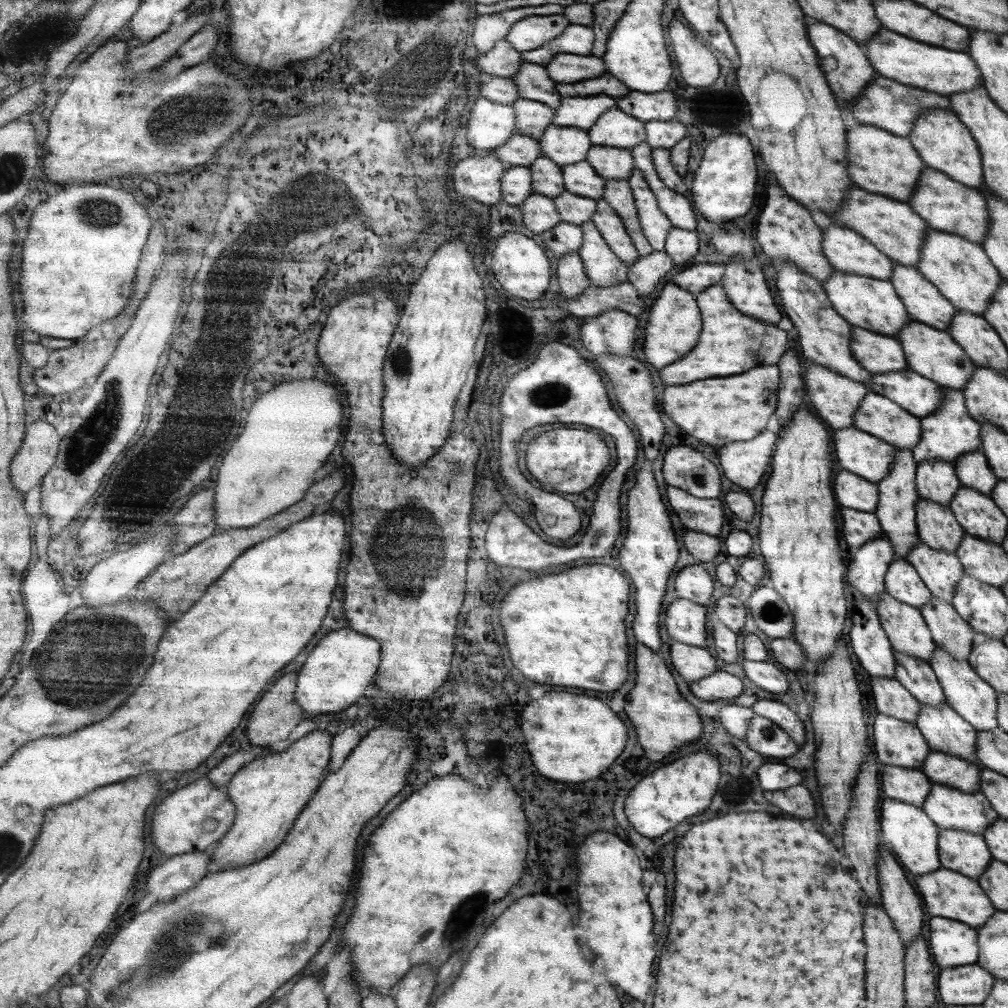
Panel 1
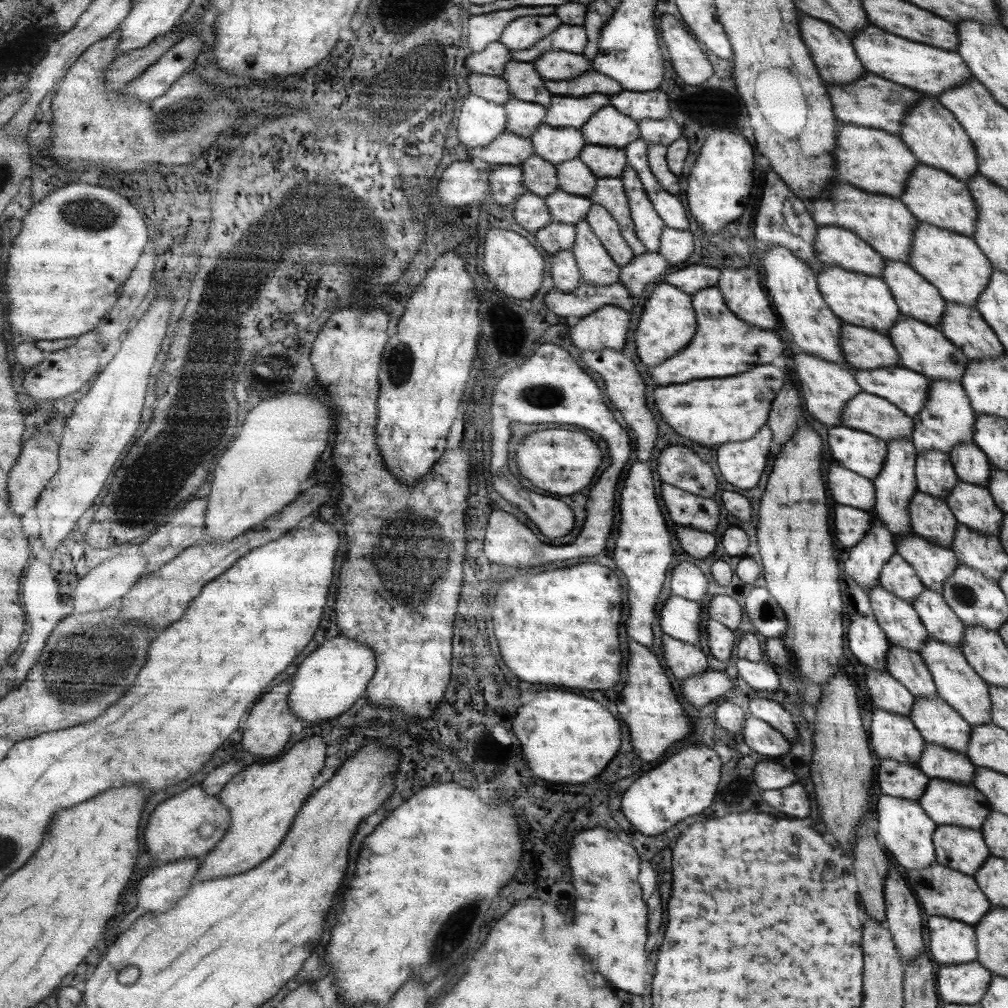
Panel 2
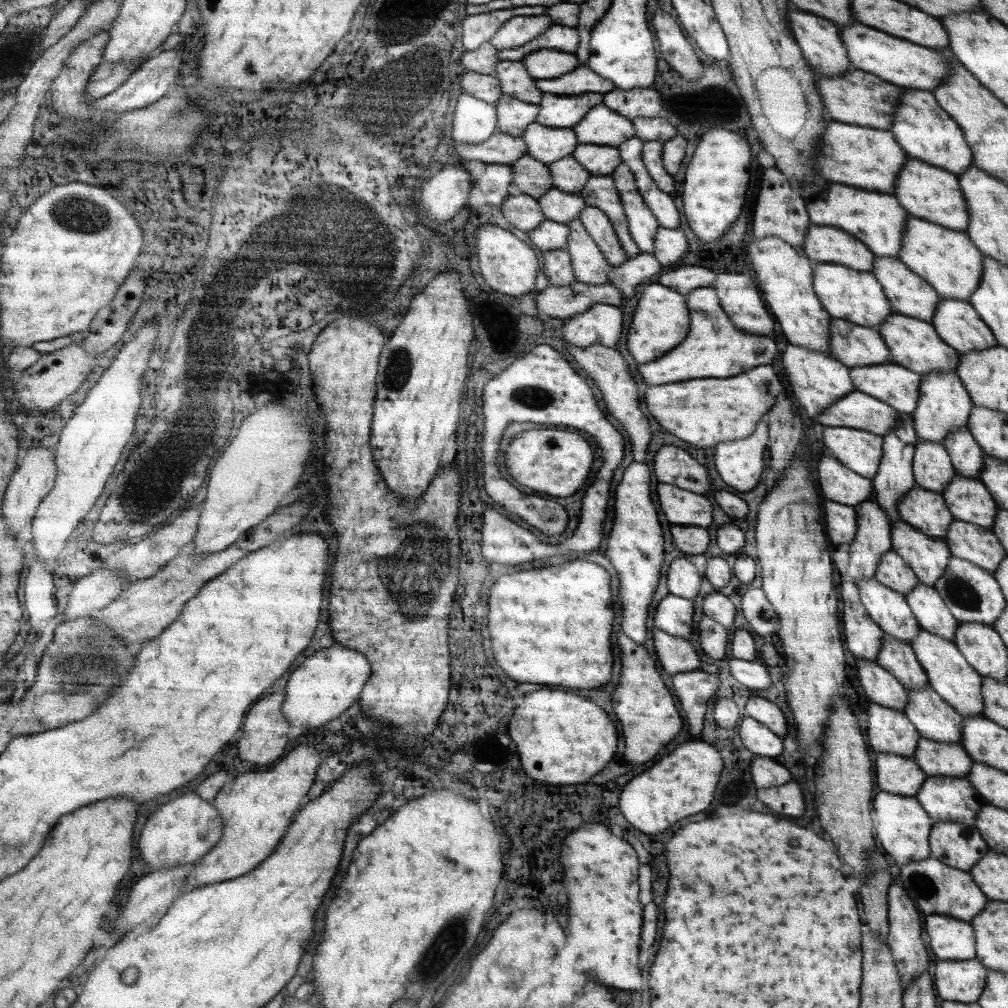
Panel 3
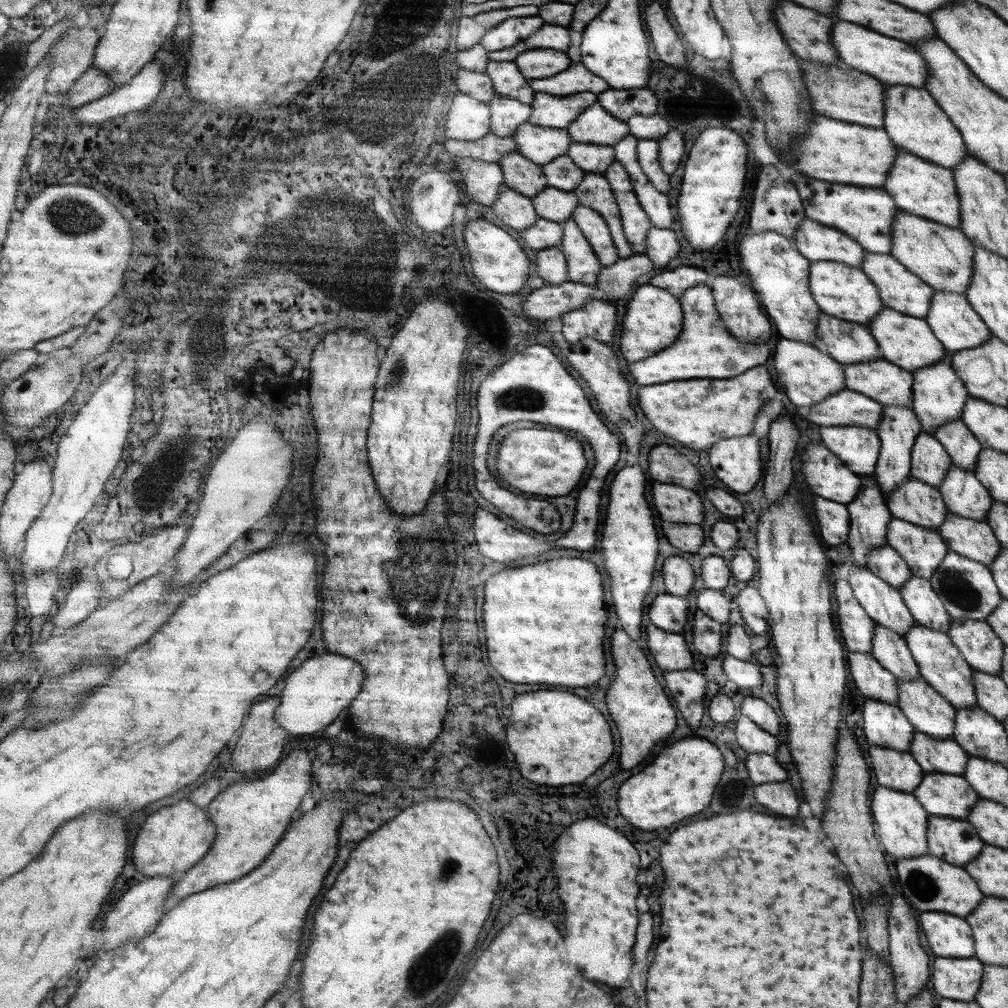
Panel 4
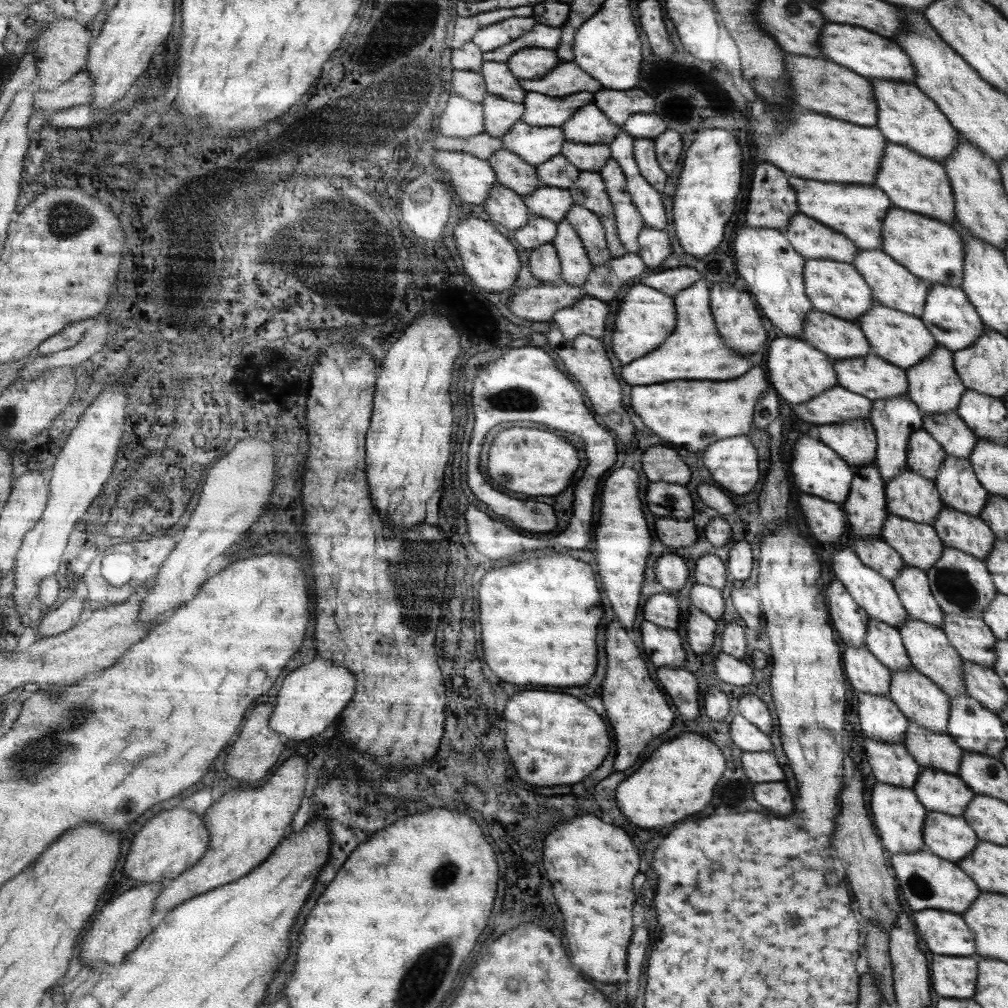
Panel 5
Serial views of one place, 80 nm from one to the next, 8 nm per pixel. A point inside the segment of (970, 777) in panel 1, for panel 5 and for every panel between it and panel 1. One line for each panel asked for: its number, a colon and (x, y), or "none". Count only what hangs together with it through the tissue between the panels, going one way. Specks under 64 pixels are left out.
2: (936, 762)
3: (935, 758)
4: (934, 755)
5: (938, 750)

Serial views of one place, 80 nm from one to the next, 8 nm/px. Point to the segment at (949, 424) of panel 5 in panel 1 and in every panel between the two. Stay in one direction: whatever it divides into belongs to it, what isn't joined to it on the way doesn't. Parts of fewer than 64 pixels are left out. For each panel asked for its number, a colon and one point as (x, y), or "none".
1: (972, 469)
2: (971, 466)
3: (967, 458)
4: (963, 449)

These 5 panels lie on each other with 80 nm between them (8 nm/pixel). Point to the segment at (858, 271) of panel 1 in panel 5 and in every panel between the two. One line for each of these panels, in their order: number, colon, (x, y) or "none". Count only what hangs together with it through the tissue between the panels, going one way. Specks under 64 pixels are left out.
2: (833, 246)
3: (831, 245)
4: (817, 242)
5: (813, 240)

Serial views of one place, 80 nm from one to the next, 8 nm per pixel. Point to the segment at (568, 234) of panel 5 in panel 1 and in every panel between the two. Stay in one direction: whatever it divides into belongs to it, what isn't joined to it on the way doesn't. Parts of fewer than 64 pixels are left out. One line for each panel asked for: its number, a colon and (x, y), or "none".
1: (602, 267)
2: (596, 267)
3: (589, 266)
4: (583, 266)

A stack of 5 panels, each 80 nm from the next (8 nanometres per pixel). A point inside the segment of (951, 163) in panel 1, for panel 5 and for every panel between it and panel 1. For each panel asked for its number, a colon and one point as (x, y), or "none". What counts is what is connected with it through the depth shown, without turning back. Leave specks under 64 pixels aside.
2: (931, 132)
3: (921, 127)
4: (913, 120)
5: (906, 116)

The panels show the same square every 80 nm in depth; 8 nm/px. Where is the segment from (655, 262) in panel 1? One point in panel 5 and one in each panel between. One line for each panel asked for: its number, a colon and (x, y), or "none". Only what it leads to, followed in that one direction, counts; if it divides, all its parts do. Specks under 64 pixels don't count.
2: (635, 275)
3: (626, 277)
4: (617, 280)
5: (604, 281)

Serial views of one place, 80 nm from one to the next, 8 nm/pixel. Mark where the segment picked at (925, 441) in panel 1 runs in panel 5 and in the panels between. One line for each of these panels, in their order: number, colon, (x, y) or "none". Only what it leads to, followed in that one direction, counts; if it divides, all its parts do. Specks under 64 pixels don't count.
2: (947, 419)
3: (944, 405)
4: (938, 395)
5: (933, 385)

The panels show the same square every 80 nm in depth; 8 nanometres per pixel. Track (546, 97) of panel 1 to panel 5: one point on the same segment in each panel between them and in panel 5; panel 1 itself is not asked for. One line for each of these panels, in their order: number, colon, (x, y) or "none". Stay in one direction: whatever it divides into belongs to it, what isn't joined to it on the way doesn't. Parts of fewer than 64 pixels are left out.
2: (523, 82)
3: (515, 81)
4: (508, 82)
5: (499, 81)

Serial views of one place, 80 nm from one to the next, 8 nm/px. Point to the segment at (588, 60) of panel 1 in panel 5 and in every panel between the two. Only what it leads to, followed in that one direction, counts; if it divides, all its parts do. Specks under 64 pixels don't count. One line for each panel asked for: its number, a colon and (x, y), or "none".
2: (552, 65)
3: (544, 64)
4: (535, 64)
5: (530, 63)

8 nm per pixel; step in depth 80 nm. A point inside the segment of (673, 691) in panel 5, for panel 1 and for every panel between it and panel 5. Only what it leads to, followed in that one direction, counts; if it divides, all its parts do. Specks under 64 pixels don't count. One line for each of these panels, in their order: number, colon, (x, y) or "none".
1: (718, 686)
2: (699, 689)
3: (694, 689)
4: (687, 687)

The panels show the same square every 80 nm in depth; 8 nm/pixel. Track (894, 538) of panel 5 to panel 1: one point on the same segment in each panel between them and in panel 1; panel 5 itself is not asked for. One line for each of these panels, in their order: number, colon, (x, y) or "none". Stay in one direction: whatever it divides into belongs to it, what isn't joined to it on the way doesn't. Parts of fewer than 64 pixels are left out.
1: (941, 571)
2: (933, 564)
3: (928, 557)
4: (923, 550)

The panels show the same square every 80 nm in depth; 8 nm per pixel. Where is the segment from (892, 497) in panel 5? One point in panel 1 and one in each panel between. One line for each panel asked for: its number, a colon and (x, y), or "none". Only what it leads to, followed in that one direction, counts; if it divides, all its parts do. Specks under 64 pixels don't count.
1: (937, 526)
2: (930, 517)
3: (927, 511)
4: (914, 501)

